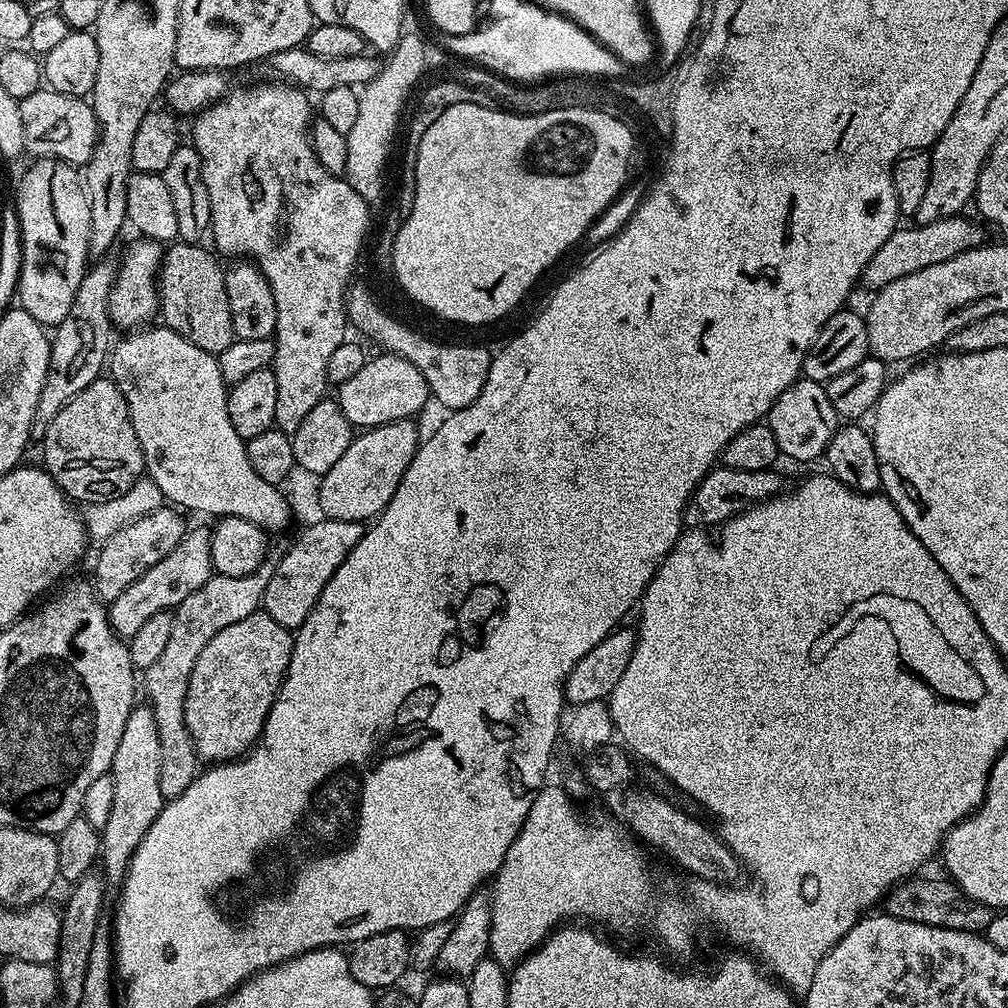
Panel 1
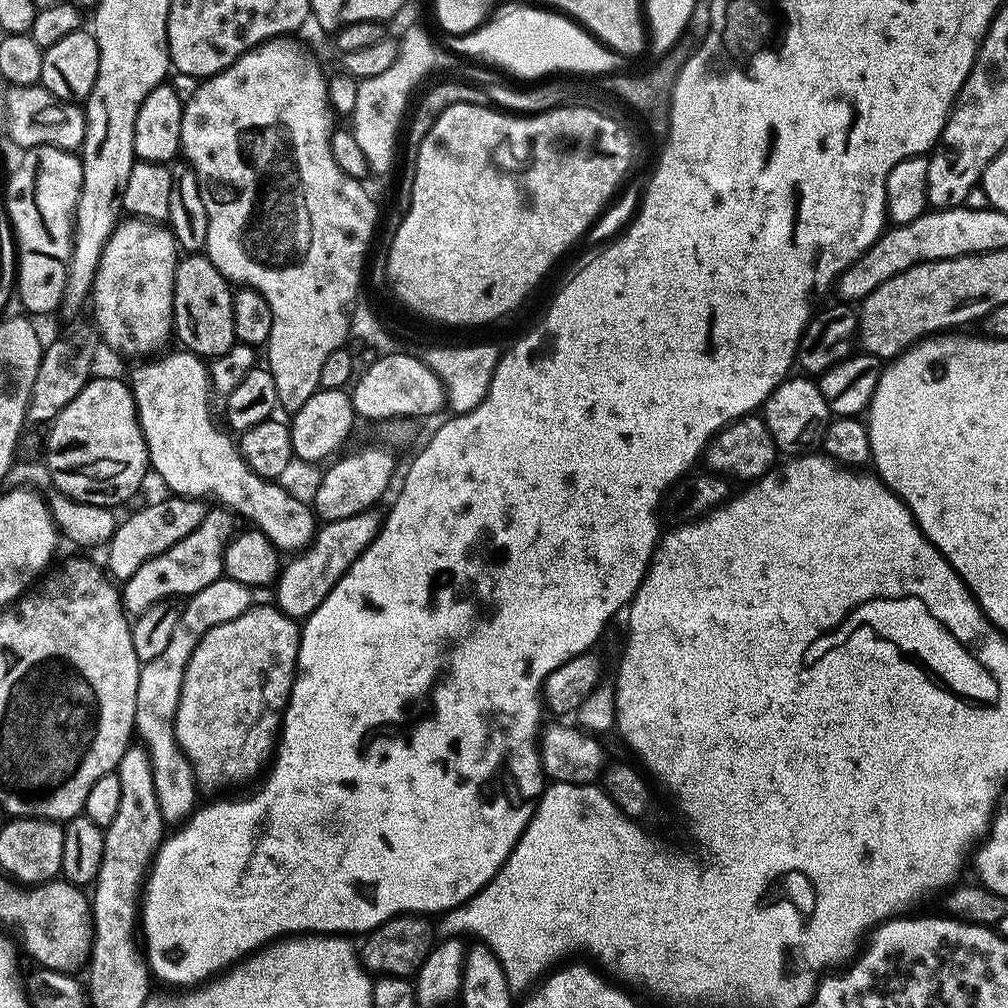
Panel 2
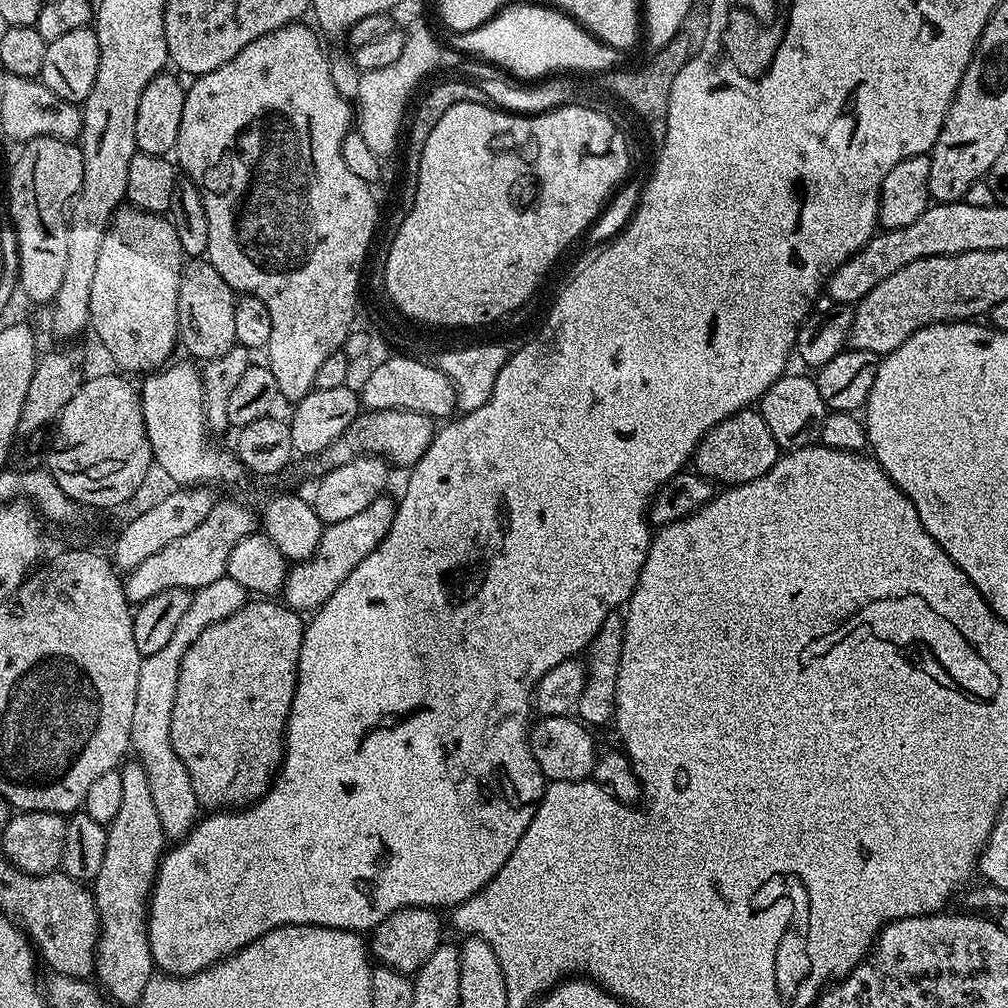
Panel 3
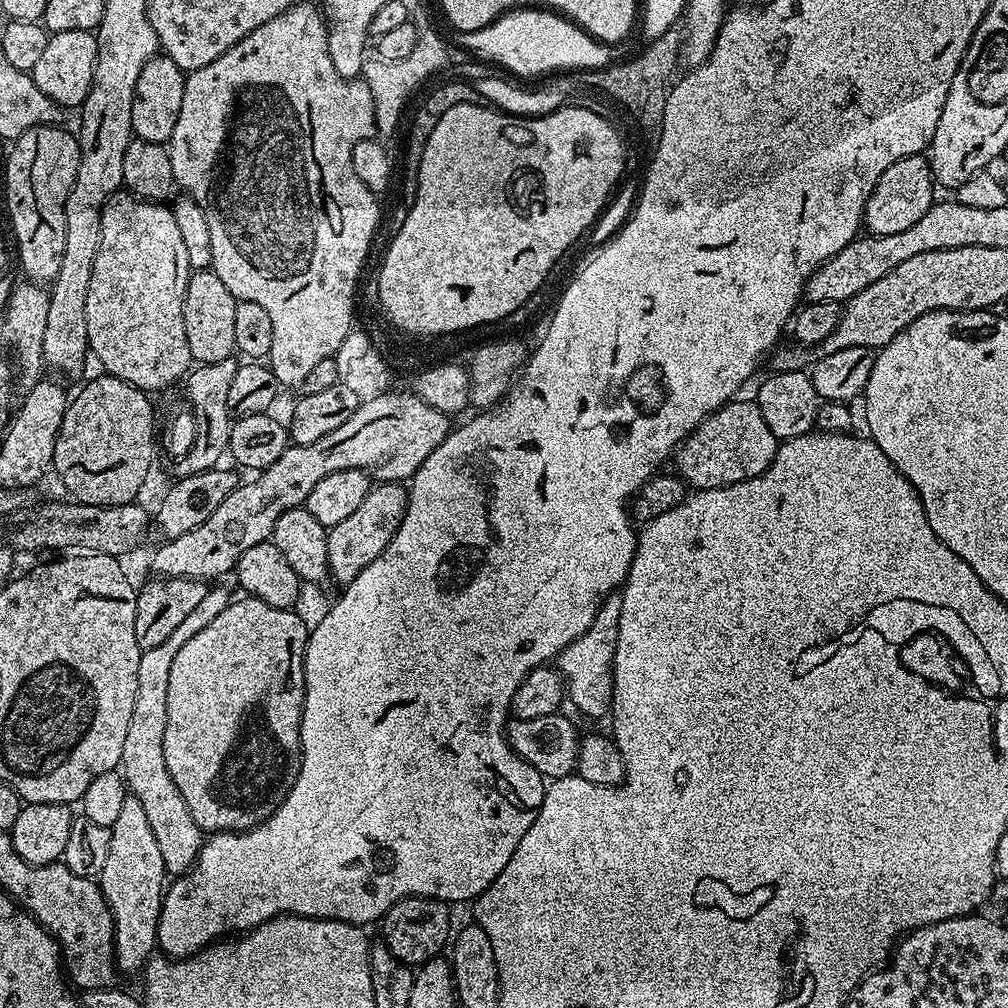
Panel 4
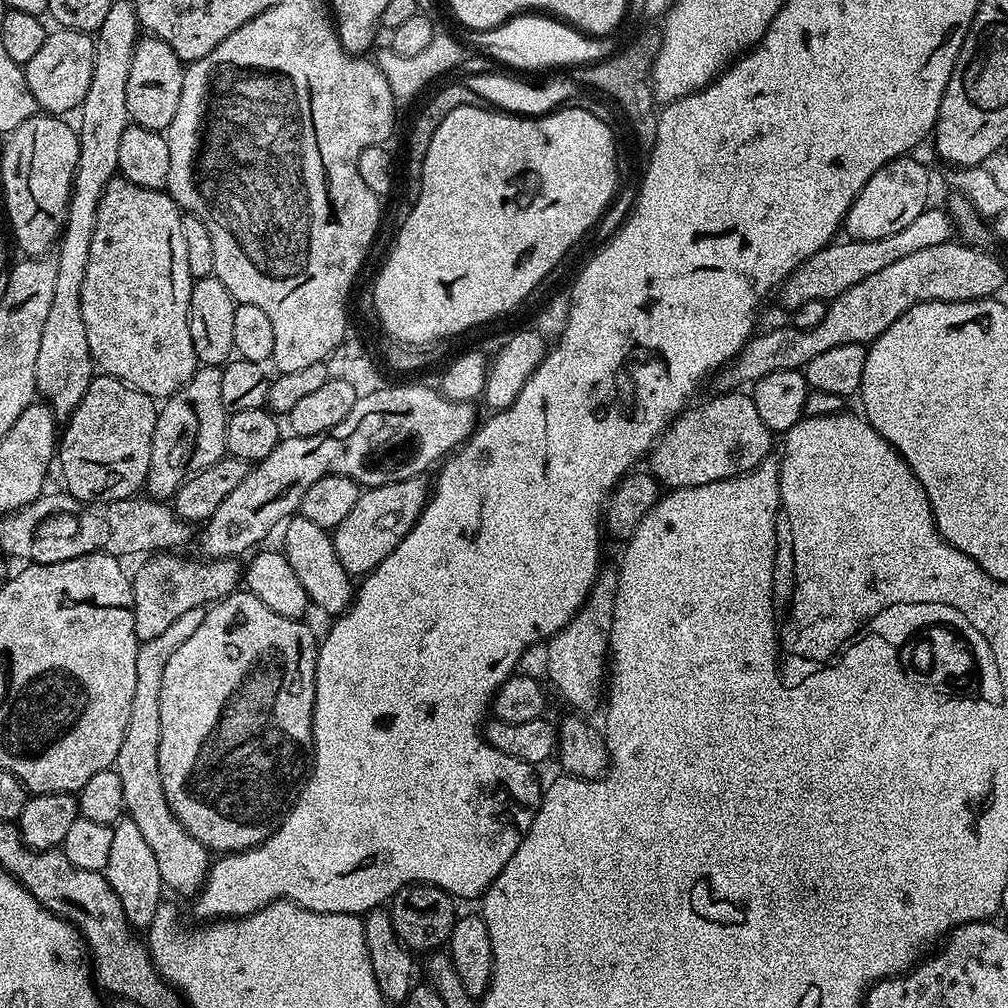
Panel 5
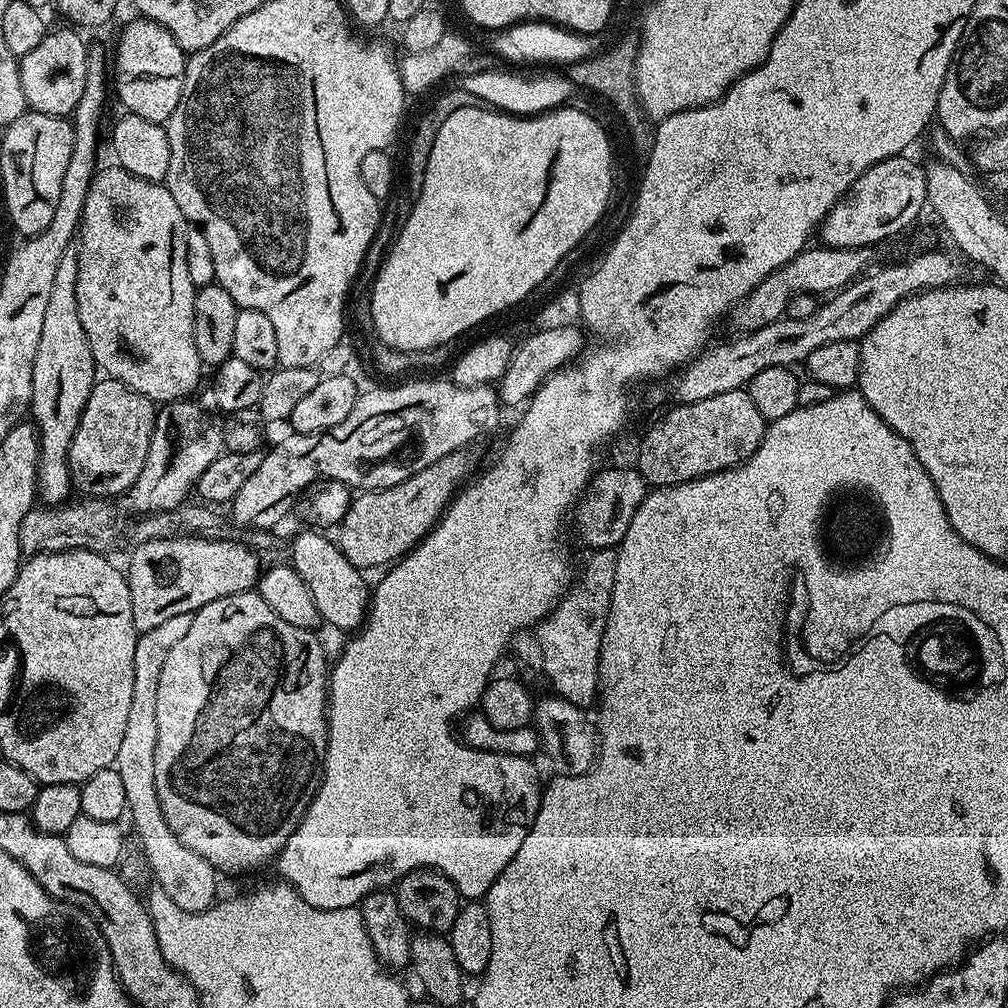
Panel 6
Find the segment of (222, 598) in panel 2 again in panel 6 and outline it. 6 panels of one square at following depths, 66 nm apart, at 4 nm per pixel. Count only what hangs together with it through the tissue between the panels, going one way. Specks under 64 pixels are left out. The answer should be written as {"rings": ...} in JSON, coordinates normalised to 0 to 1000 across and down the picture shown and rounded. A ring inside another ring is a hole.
{"rings":[[[176,609],[166,617],[153,621],[153,625],[138,628],[133,641],[133,688],[129,691],[129,708],[125,712],[125,728],[121,740],[117,740],[117,752],[113,761],[121,768],[125,780],[126,809],[131,810],[131,821],[139,832],[143,853],[151,864],[154,880],[163,885],[164,894],[170,900],[186,905],[202,905],[215,896],[214,860],[198,847],[192,847],[188,839],[181,839],[161,808],[157,786],[153,780],[153,740],[157,734],[157,718],[153,716],[153,696],[157,690],[157,673],[161,673],[161,660],[165,649],[188,625],[190,609]]]}

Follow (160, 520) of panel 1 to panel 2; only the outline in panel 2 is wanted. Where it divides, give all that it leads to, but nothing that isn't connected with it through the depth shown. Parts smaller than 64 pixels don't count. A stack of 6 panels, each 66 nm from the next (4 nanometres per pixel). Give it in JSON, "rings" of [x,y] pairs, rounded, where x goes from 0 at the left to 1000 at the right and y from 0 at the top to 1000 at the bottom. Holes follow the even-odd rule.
{"rings":[[[167,490],[164,493],[164,496],[155,496],[152,500],[147,500],[144,504],[129,509],[124,516],[122,513],[116,519],[111,535],[105,541],[105,547],[107,547],[105,567],[112,576],[128,575],[133,565],[141,562],[141,558],[169,546],[173,538],[185,534],[185,530],[188,530],[188,526],[192,526],[192,522],[200,518],[204,507],[203,497],[188,496],[185,492],[174,490]]]}

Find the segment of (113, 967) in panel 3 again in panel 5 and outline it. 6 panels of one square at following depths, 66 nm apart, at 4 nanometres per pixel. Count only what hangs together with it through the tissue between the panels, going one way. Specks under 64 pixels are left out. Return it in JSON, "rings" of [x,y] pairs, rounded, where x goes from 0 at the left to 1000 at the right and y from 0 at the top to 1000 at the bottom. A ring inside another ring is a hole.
{"rings":[[[120,812],[115,814],[111,826],[113,835],[109,835],[109,855],[102,866],[113,887],[121,895],[121,903],[132,922],[145,923],[153,915],[153,903],[161,896],[165,882],[161,875],[161,867],[157,867],[157,855],[153,852],[153,843],[149,843],[145,831],[137,823],[131,813]]]}

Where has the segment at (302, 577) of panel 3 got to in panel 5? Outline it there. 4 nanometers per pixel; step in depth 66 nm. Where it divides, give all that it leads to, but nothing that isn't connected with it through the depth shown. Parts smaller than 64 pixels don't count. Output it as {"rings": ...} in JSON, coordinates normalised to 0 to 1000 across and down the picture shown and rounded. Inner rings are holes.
{"rings":[[[420,471],[408,472],[402,476],[389,474],[379,482],[361,484],[358,487],[355,498],[351,498],[351,506],[347,506],[347,510],[343,510],[343,514],[339,514],[339,518],[328,529],[331,546],[346,571],[350,573],[364,571],[393,545],[395,538],[399,538],[399,534],[403,530],[407,530],[411,518],[415,518],[415,514],[419,510],[427,491],[426,477],[423,478],[421,475]]]}

